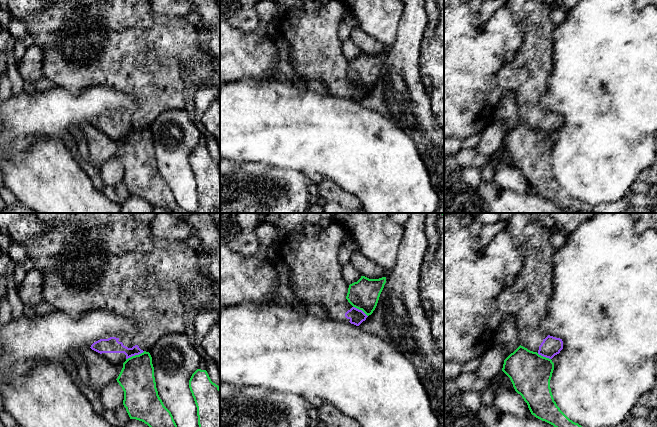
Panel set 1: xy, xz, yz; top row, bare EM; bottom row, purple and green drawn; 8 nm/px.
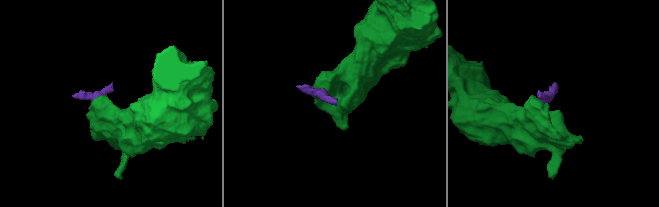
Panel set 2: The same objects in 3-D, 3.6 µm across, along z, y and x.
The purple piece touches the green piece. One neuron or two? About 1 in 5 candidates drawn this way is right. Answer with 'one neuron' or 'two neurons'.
two neurons

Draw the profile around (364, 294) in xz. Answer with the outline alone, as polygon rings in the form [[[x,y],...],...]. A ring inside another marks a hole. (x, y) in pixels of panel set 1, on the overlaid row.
[[[365,276],[349,285],[346,299],[355,308],[362,310],[367,316],[375,310],[380,294],[386,283],[386,277],[369,279]]]

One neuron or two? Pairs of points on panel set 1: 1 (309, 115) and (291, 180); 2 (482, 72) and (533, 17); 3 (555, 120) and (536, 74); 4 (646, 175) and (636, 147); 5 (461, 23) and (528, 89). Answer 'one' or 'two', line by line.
1: two
2: two
3: one
4: two
5: two

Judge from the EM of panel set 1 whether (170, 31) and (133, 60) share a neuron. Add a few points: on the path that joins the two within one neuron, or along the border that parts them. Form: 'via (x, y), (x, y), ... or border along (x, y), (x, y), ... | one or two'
via (161, 40), (147, 54), (142, 56) | one

